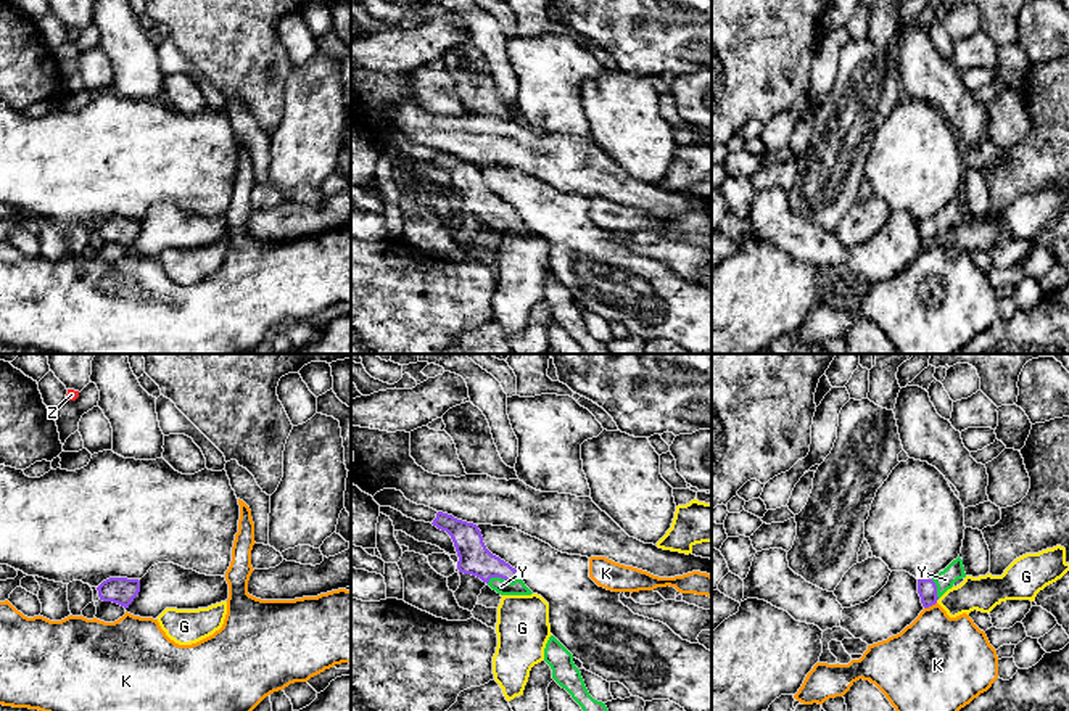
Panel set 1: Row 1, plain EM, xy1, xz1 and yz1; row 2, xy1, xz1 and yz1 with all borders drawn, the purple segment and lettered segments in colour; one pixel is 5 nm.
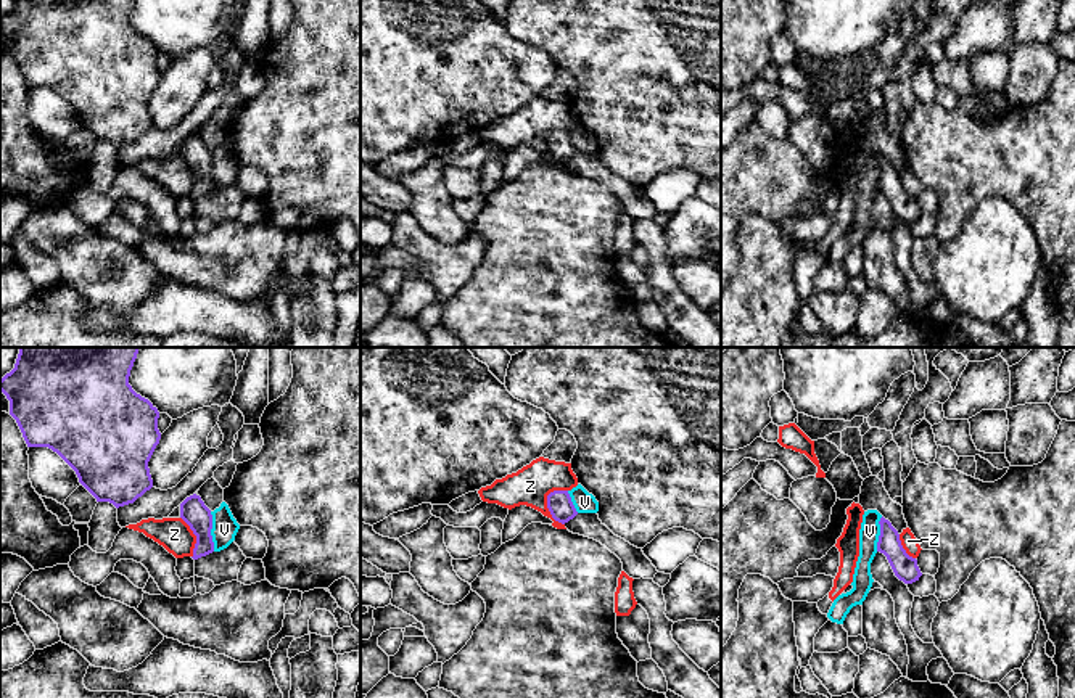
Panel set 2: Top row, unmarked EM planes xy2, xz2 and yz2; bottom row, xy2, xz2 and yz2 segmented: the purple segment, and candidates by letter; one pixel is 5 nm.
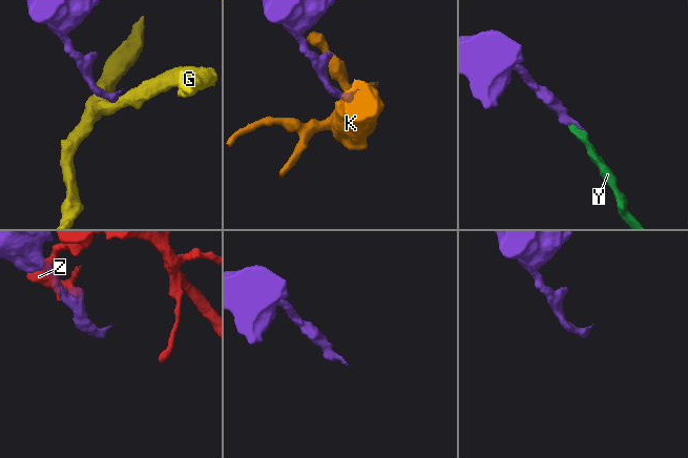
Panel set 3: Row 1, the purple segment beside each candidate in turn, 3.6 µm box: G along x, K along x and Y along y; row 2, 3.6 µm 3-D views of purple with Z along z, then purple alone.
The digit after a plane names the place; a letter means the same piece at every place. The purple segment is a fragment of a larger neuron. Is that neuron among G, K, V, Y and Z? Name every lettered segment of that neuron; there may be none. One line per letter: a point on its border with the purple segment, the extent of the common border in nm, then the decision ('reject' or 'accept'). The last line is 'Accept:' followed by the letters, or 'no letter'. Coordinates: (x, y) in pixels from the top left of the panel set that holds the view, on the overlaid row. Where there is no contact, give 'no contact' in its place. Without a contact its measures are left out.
G: contact yz1 (937, 599); length 30 nm; reject
K: contact yz1 (929, 605); length 70 nm; reject
V: contact xy2 (210, 531); length 200 nm; reject
Y: contact xz1 (503, 578); length 170 nm; accept
Z: contact xz2 (547, 507); length 190 nm; reject
Accept: Y

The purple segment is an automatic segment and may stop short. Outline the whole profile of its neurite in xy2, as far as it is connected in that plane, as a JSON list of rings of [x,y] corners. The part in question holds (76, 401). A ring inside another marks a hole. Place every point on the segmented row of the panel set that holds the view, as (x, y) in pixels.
[[[19,347],[14,368],[0,380],[27,447],[48,447],[97,499],[116,508],[153,487],[148,462],[159,444],[158,409],[129,384],[138,347]]]

